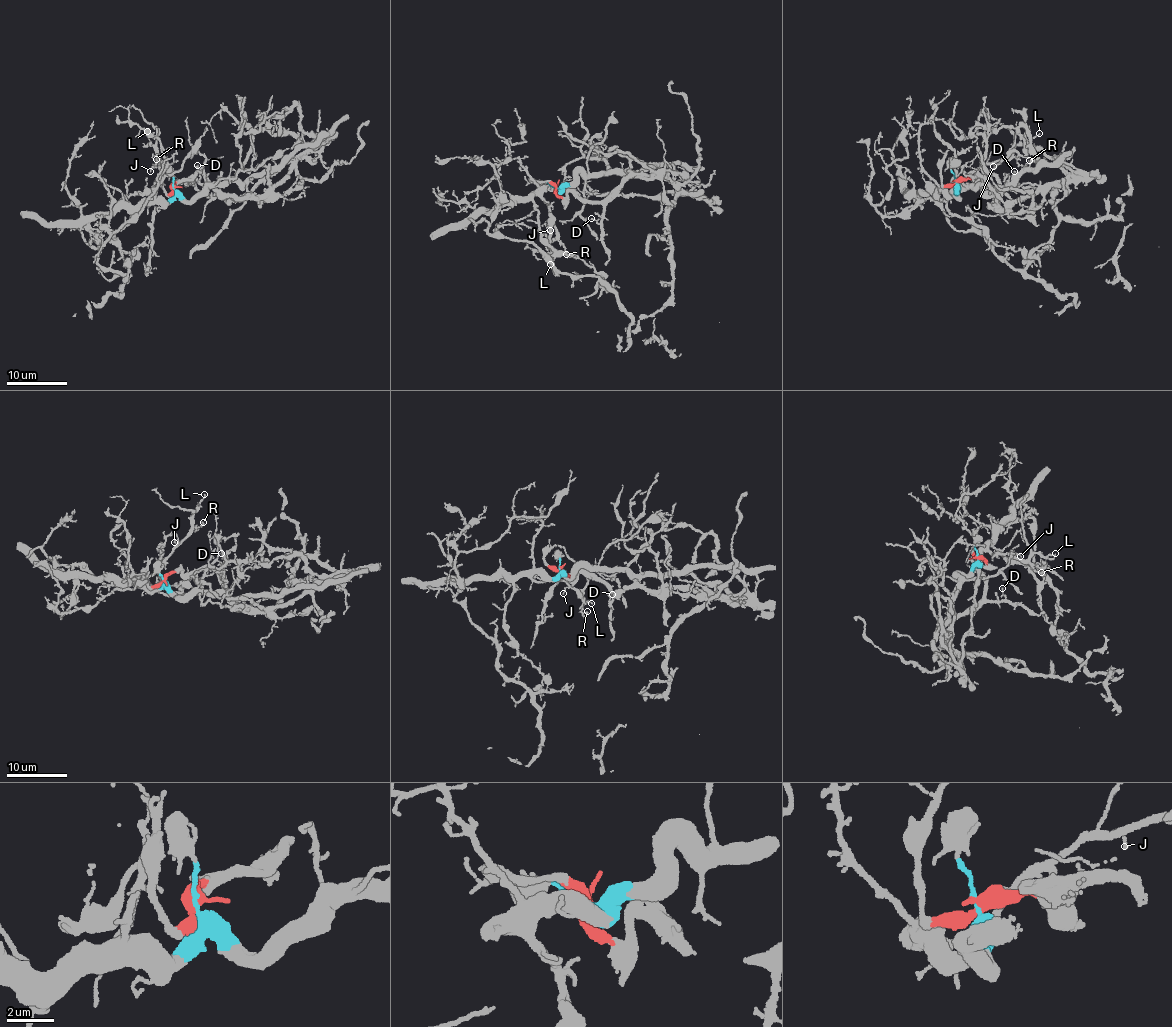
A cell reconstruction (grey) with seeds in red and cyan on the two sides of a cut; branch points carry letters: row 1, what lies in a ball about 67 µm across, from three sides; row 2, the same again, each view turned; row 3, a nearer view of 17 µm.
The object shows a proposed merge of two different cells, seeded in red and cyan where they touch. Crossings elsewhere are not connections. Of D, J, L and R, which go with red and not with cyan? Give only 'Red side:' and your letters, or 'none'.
Red side: D

